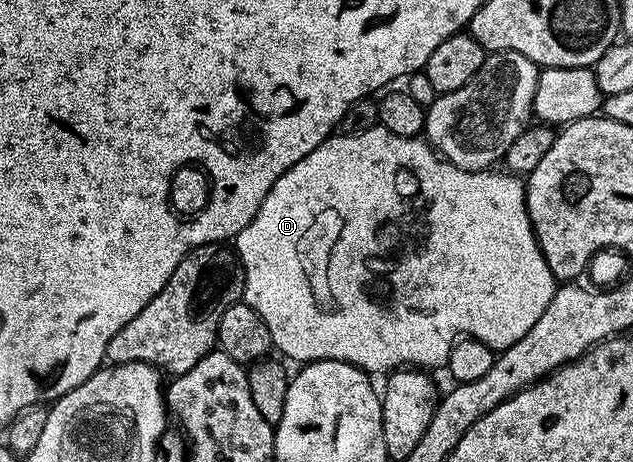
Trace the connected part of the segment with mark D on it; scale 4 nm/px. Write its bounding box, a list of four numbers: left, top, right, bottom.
[235,125,555,373]

